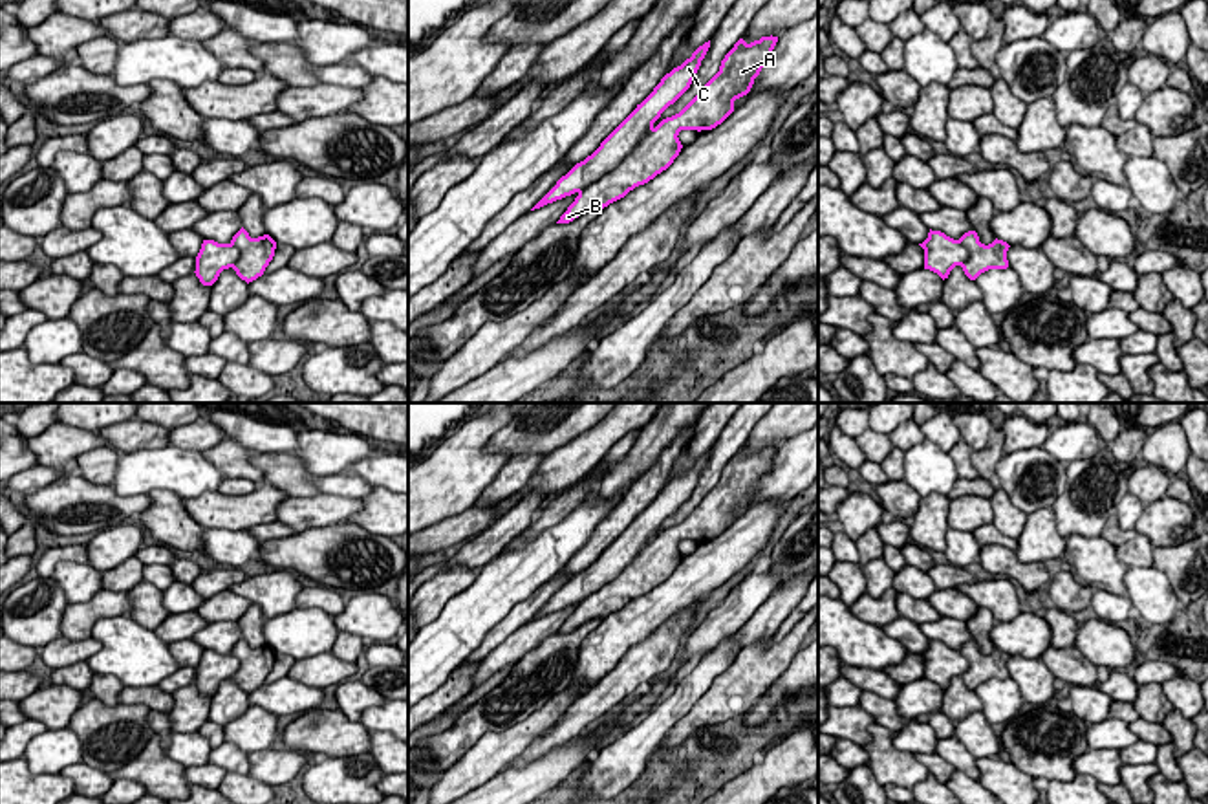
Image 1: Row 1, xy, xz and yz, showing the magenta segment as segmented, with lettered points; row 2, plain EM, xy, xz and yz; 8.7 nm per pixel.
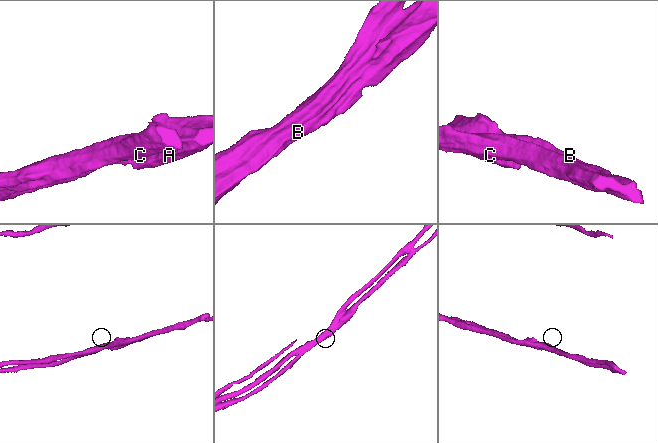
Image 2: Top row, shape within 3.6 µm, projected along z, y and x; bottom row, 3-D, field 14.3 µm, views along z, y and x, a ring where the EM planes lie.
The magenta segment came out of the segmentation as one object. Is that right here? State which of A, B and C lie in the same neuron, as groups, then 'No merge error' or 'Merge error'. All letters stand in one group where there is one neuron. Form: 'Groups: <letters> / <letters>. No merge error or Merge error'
Groups: A B / C. Merge error

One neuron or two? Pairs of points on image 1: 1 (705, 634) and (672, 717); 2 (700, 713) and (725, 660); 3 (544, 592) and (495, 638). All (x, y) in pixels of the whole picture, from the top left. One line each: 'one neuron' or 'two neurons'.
1: two neurons
2: two neurons
3: one neuron

